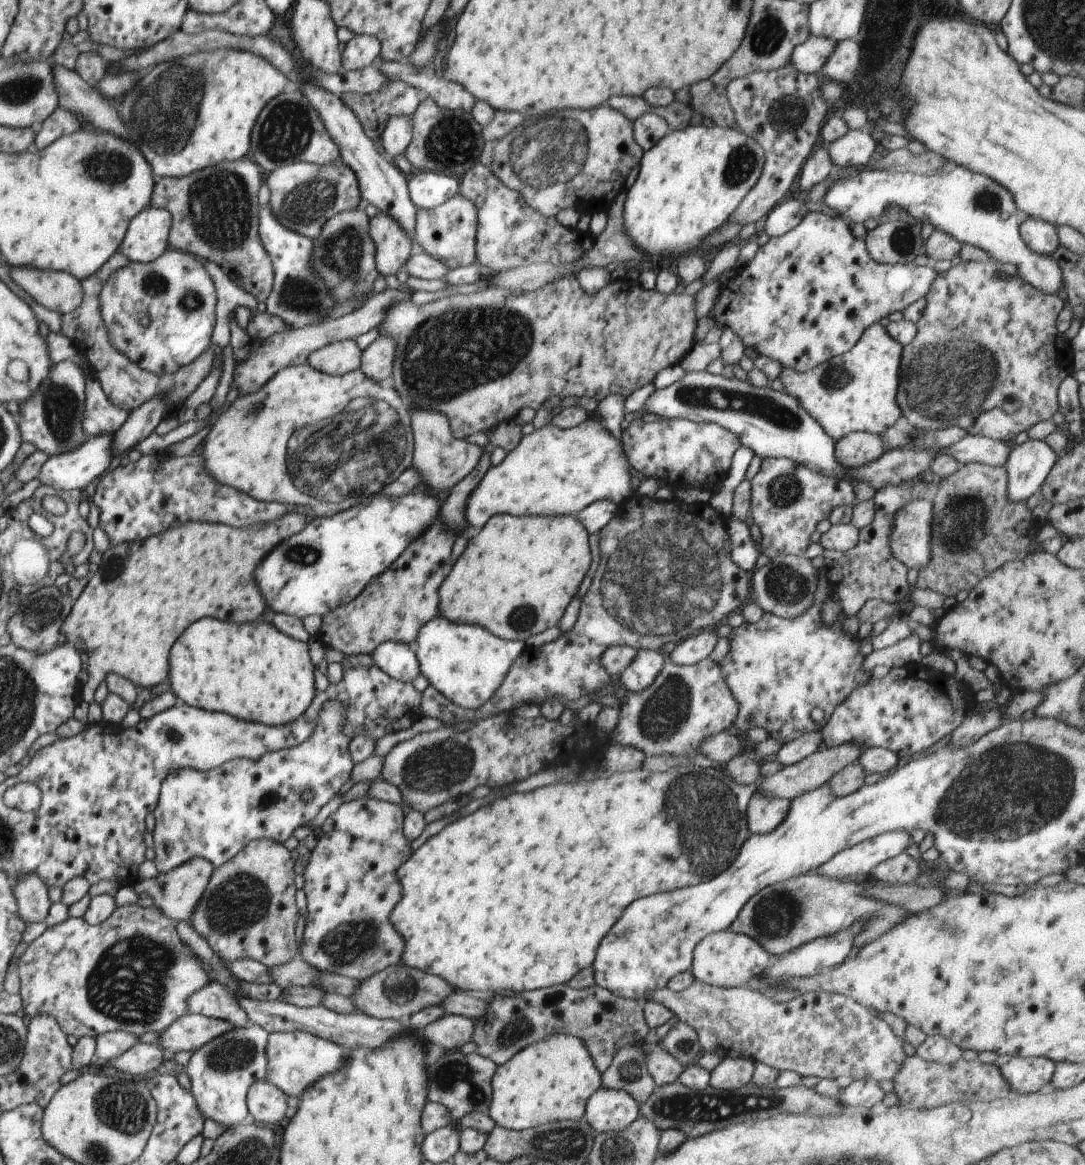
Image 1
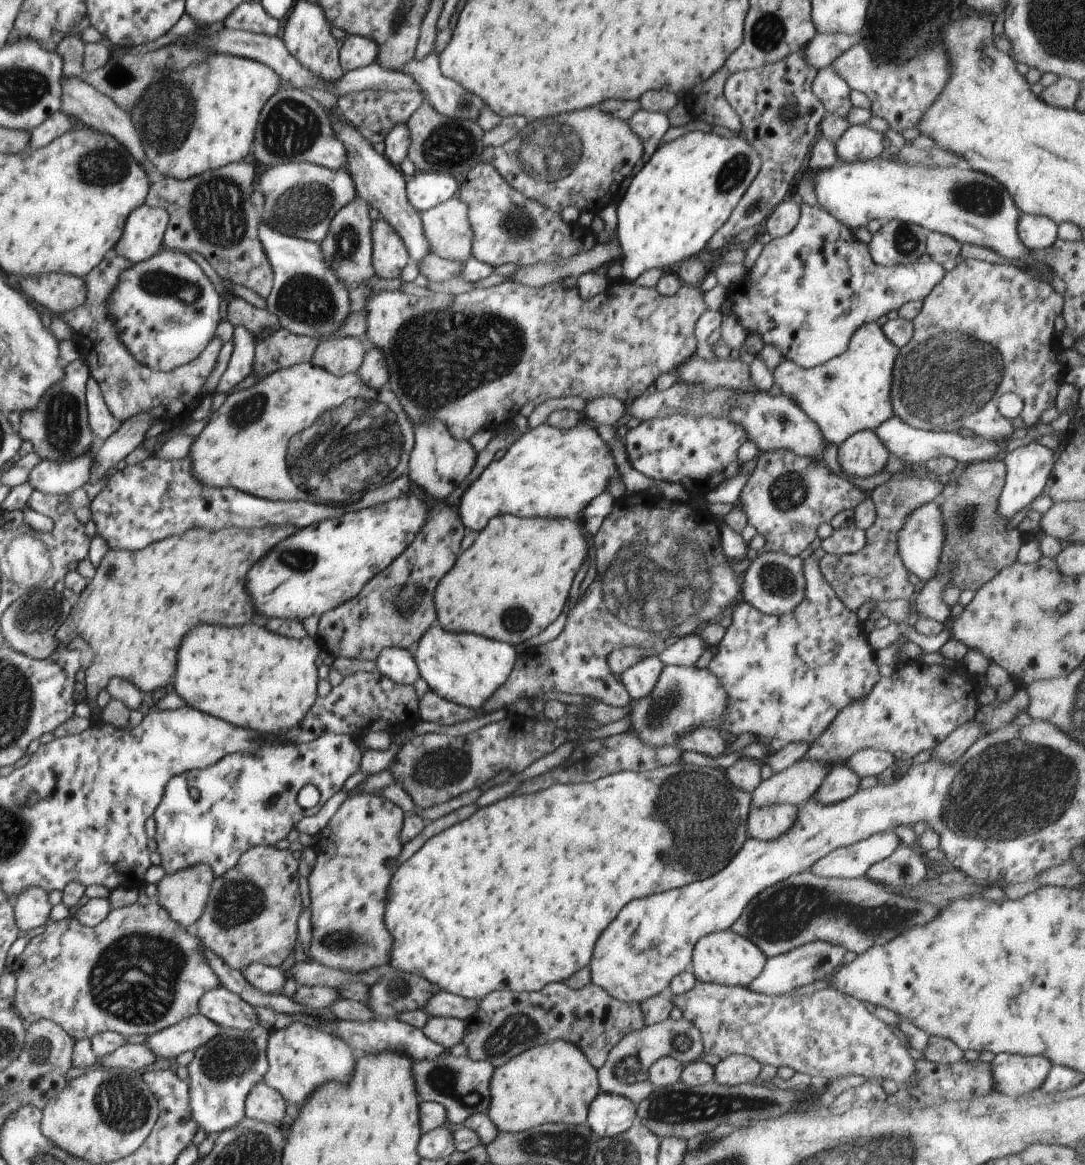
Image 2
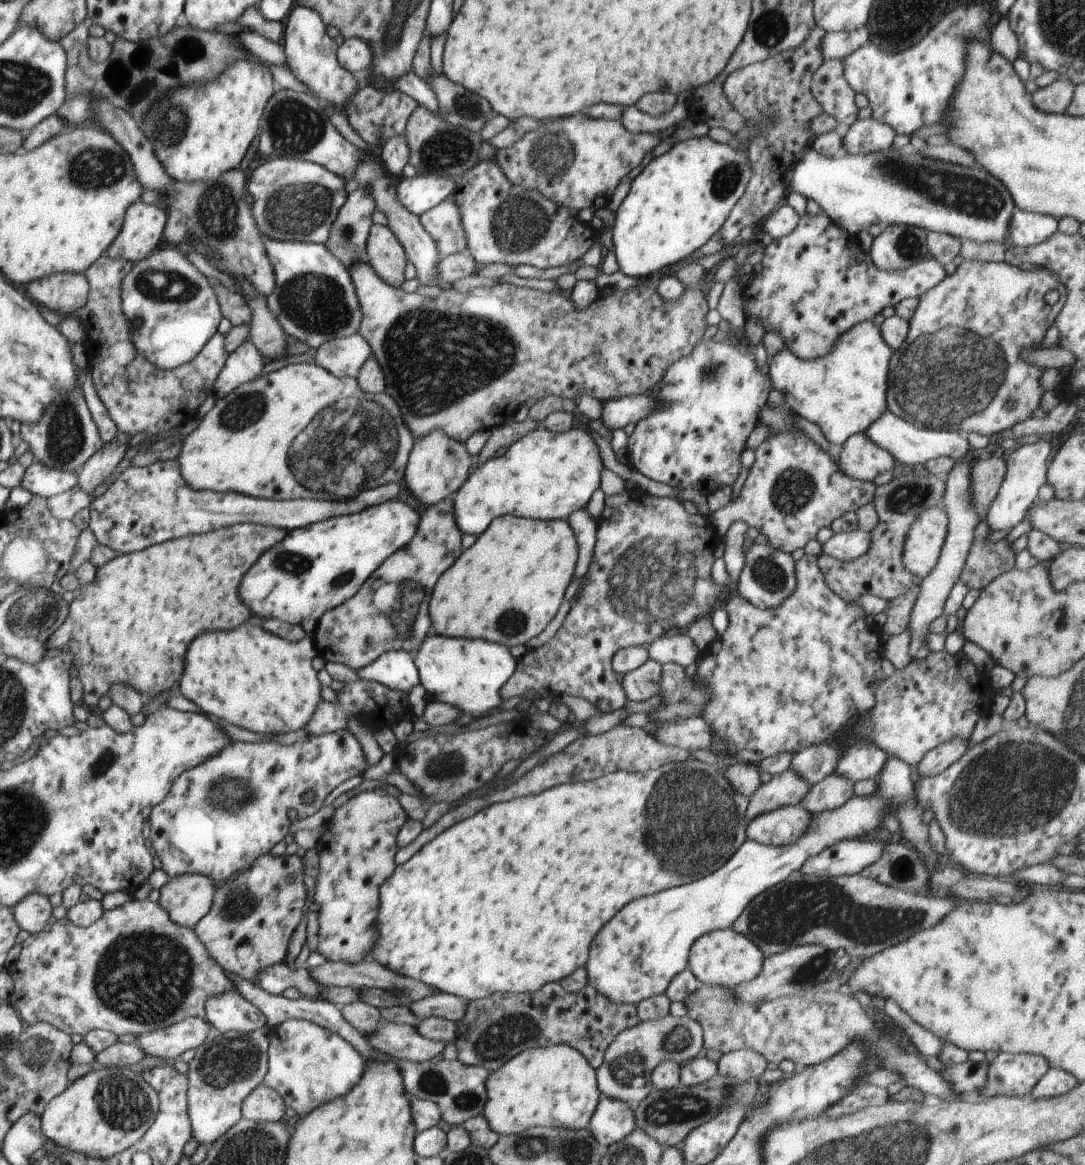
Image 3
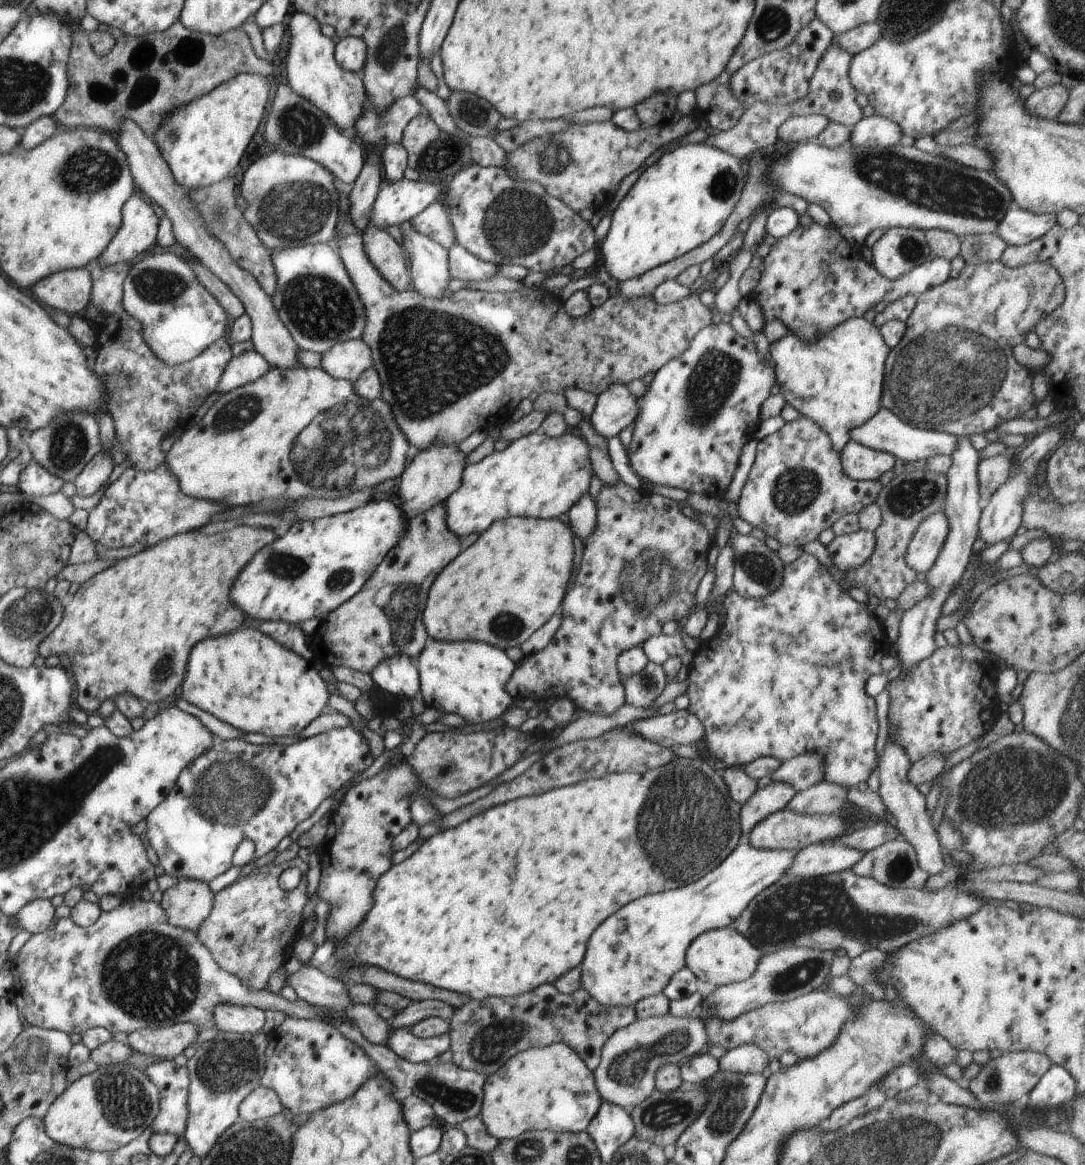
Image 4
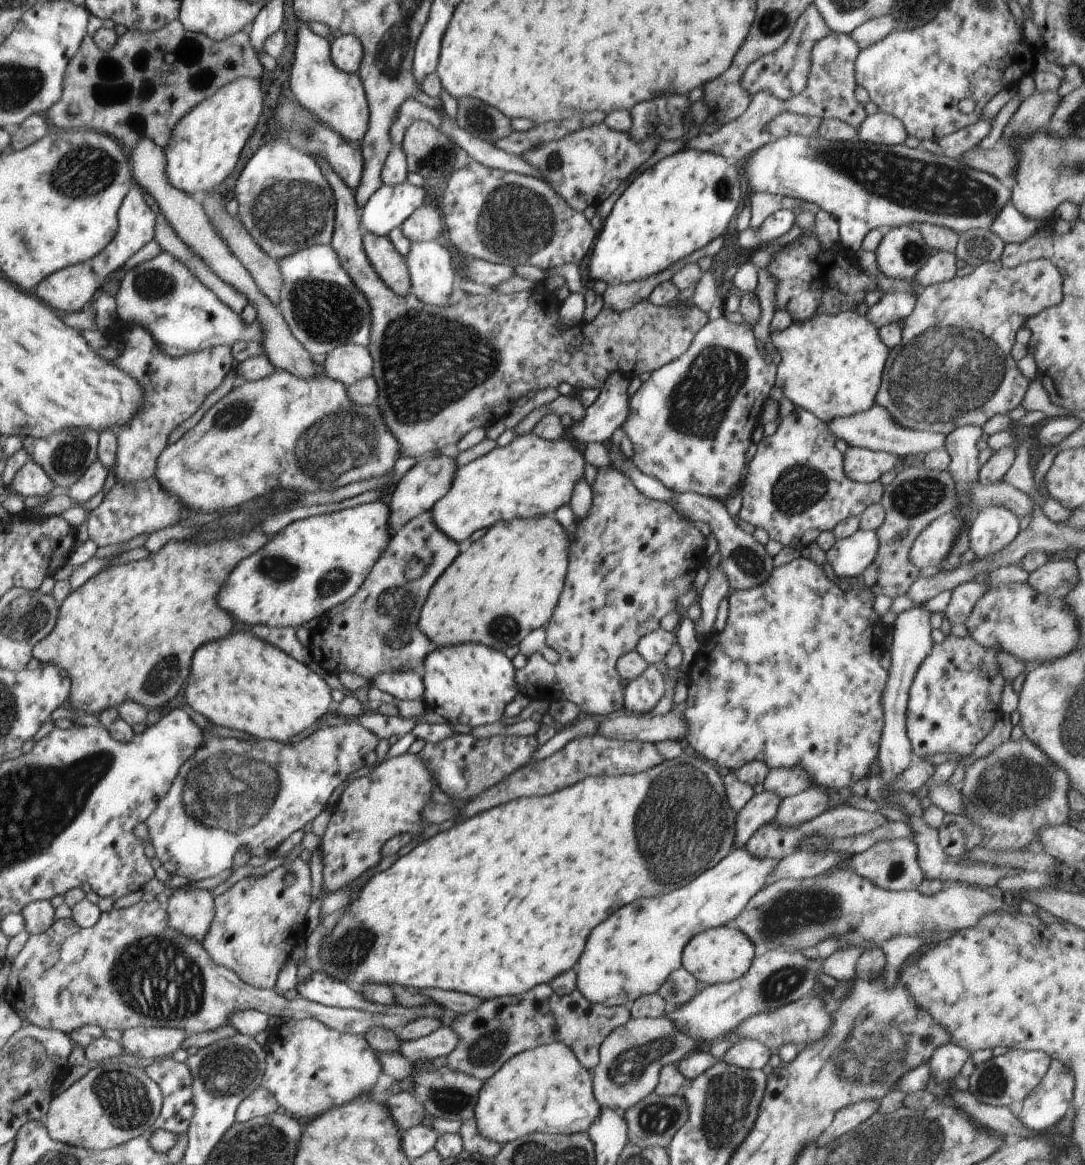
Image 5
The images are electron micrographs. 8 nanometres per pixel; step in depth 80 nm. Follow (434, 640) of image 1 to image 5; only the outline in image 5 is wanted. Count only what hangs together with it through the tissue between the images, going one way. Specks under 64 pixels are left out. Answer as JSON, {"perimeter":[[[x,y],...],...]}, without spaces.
{"perimeter":[[[462,643],[460,646],[432,648],[423,665],[422,699],[425,706],[448,719],[450,724],[464,723],[474,728],[498,722],[503,717],[504,708],[519,690],[511,658],[484,644]]]}

